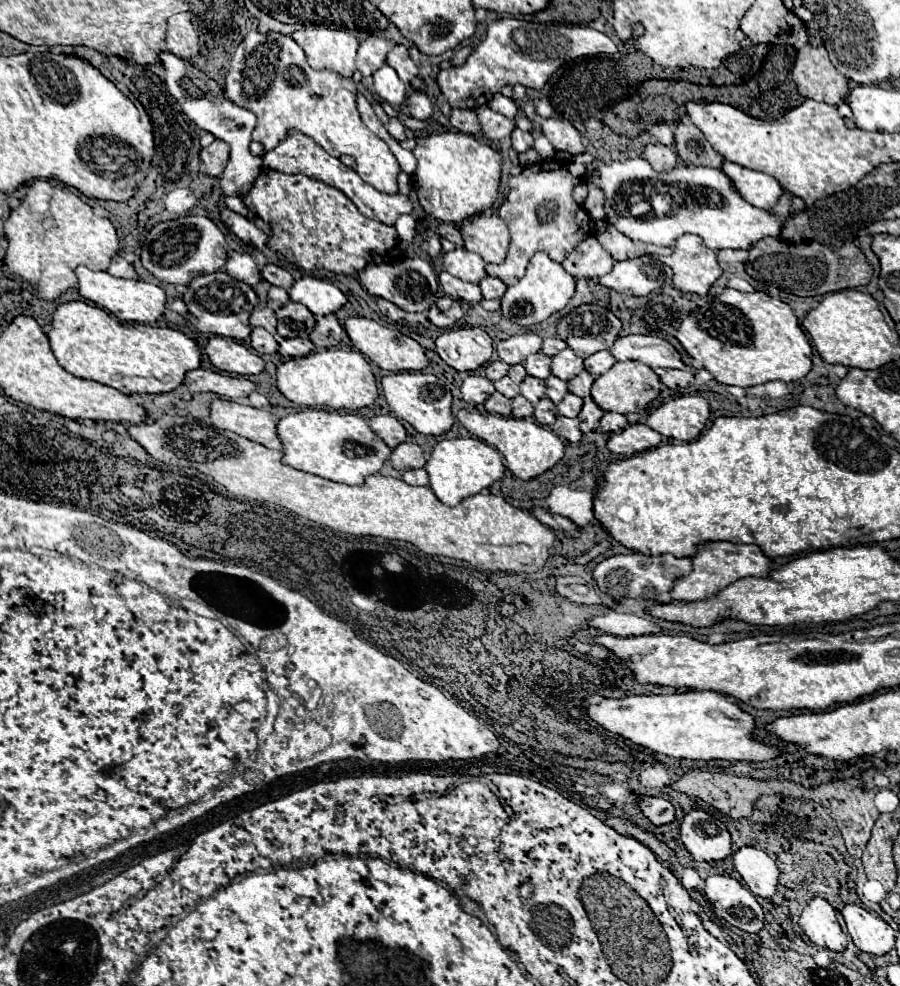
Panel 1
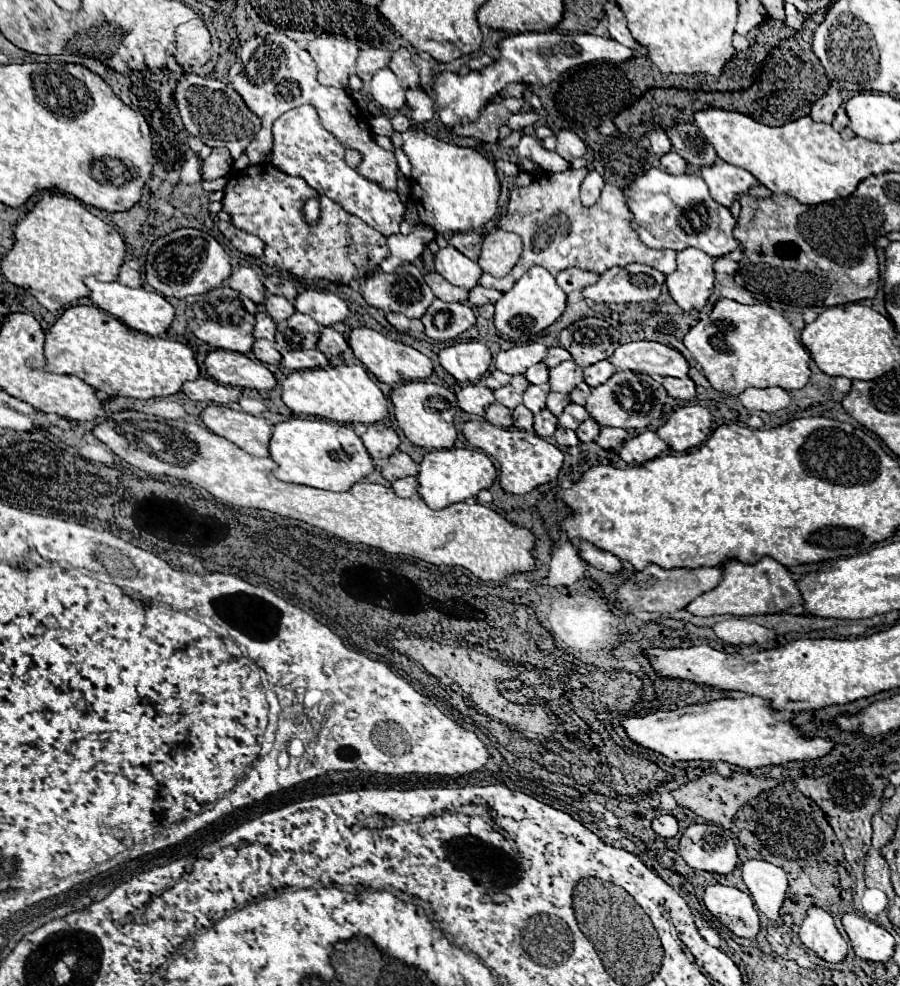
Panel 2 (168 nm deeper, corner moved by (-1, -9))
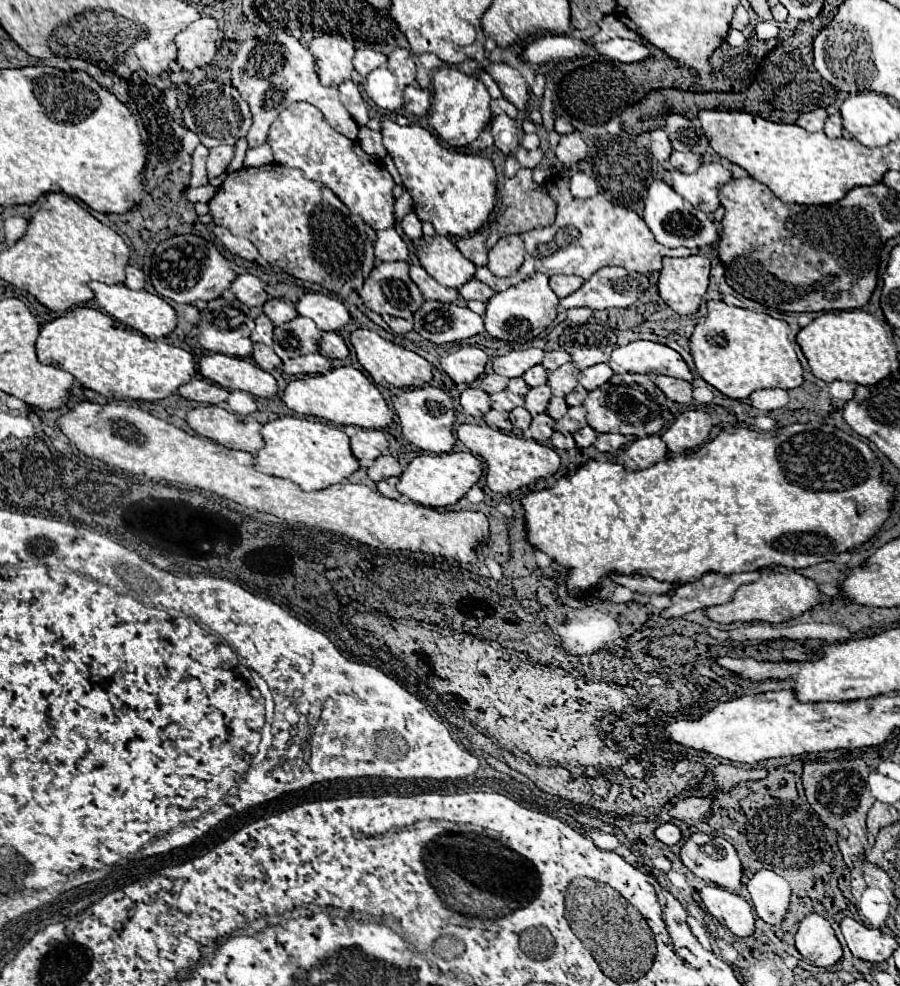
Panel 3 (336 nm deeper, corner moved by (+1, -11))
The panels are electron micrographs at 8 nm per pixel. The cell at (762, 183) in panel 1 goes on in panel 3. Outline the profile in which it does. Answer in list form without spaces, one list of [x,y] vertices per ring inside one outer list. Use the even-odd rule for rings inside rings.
[[[722,161],[702,163],[702,167],[690,175],[682,171],[670,171],[670,175],[674,191],[704,213],[714,213],[720,207],[718,191],[732,179],[730,165]]]

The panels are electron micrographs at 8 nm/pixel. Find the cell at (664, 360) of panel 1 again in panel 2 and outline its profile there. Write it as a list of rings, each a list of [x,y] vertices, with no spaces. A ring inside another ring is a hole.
[[[634,341],[620,345],[608,359],[618,371],[634,371],[662,377],[686,377],[688,363],[680,351],[656,341]]]

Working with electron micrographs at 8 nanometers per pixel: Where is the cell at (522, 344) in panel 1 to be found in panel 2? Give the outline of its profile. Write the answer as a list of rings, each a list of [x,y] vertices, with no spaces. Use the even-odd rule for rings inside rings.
[[[528,343],[528,345],[518,345],[508,351],[500,351],[496,357],[496,367],[502,373],[516,375],[524,373],[528,367],[540,363],[546,357],[546,345],[542,343]]]

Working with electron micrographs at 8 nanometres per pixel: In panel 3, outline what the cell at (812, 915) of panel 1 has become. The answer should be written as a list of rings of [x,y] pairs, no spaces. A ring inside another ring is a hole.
[[[818,913],[802,919],[796,933],[796,949],[806,963],[816,967],[832,967],[842,957],[842,947],[830,921]]]

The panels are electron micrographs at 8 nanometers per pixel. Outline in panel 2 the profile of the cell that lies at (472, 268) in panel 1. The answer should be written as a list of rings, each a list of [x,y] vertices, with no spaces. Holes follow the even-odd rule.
[[[452,245],[438,249],[438,253],[434,255],[434,267],[446,281],[450,281],[452,285],[458,285],[462,289],[476,287],[480,281],[480,275],[482,275],[480,265],[476,261],[468,259],[466,255],[462,255]]]

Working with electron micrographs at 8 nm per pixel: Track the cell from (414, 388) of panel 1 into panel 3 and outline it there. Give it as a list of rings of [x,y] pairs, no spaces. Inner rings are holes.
[[[422,385],[414,389],[392,389],[392,405],[400,417],[402,435],[422,451],[450,453],[454,447],[454,399],[442,389]]]

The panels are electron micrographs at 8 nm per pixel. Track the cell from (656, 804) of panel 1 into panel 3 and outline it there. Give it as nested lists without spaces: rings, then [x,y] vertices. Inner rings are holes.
[[[662,823],[656,829],[656,837],[666,845],[676,845],[680,841],[680,829],[674,823]]]

